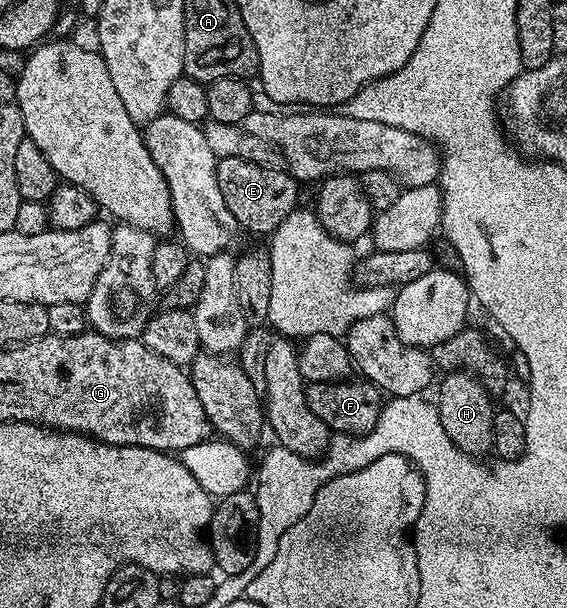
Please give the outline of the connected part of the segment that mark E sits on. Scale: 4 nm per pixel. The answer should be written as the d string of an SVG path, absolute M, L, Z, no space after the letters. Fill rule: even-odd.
M220 157L216 169L221 194L224 195L229 211L236 217L240 230L247 232L248 229L251 233L270 235L300 204L300 182L285 171L270 169L256 161L246 161L240 157Z

